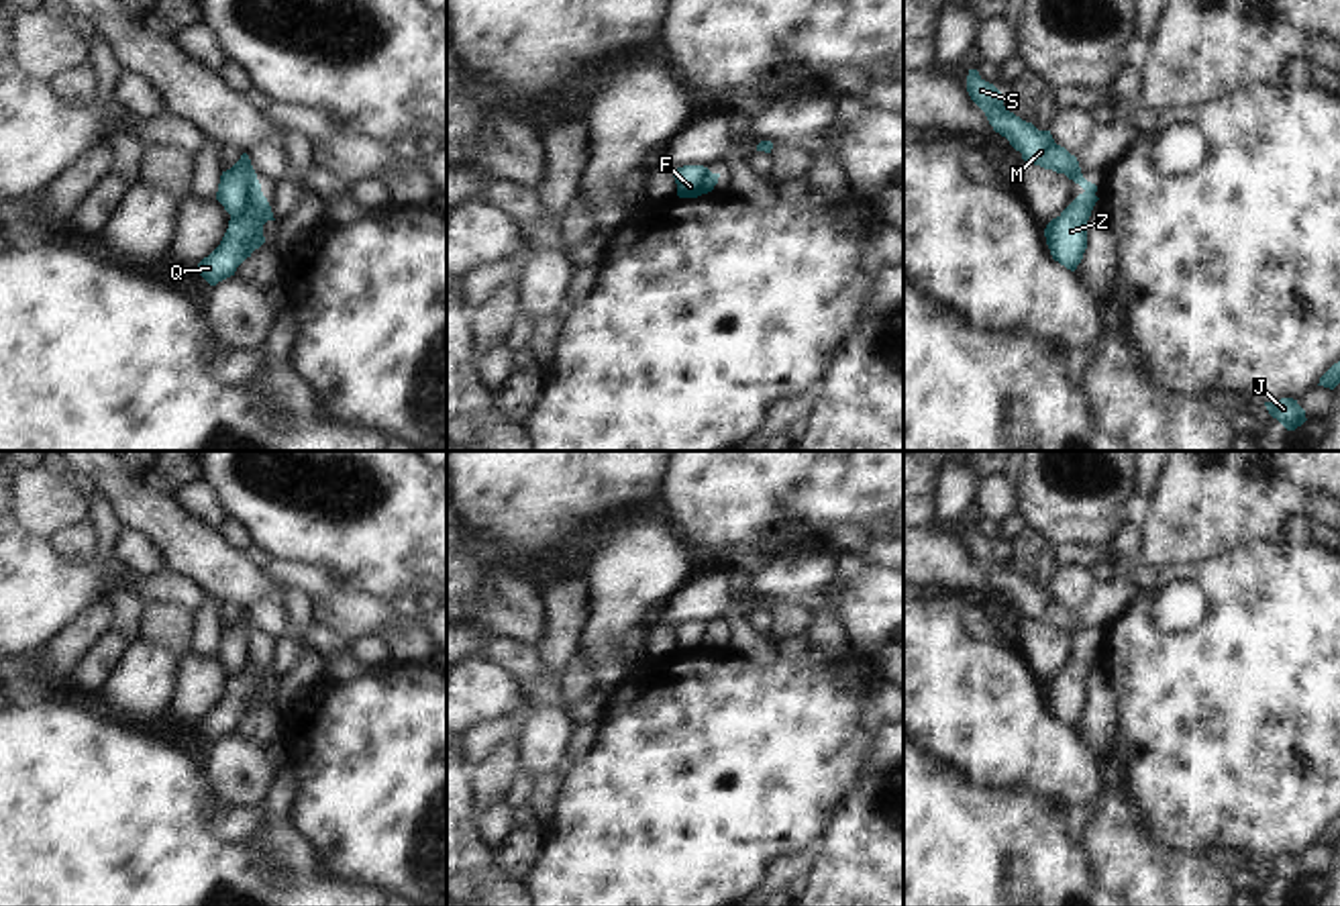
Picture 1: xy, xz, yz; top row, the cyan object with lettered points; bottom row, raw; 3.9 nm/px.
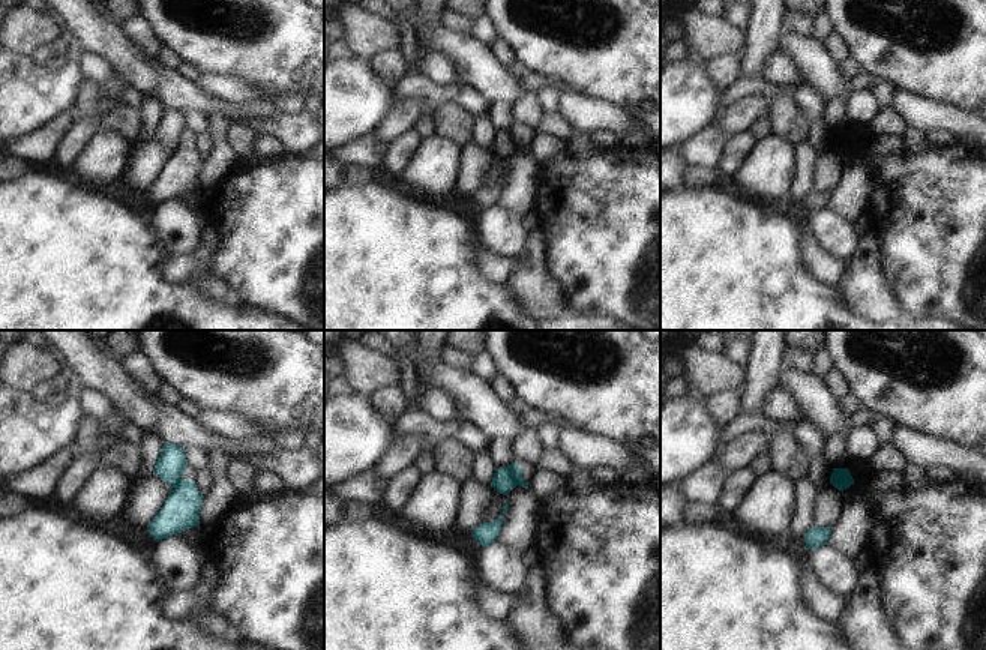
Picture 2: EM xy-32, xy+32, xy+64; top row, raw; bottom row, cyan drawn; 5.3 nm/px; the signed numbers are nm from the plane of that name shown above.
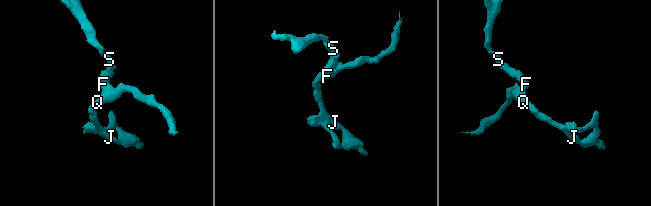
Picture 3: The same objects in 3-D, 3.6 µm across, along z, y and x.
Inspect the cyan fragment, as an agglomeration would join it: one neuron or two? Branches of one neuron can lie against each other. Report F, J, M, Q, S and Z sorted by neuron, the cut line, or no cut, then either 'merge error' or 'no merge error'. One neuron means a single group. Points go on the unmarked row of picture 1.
groups F M S / J Q Z; cut xy (260, 645), (249, 662), (231, 676); merge error

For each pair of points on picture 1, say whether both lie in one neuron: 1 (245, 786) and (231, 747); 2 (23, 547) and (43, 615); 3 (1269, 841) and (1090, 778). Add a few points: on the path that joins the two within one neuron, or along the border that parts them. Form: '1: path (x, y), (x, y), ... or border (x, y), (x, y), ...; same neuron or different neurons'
1: path (245, 776), (235, 758); same neuron
2: path (23, 564), (23, 594), (27, 598); same neuron
3: border (1110, 764), (1122, 788); different neurons

